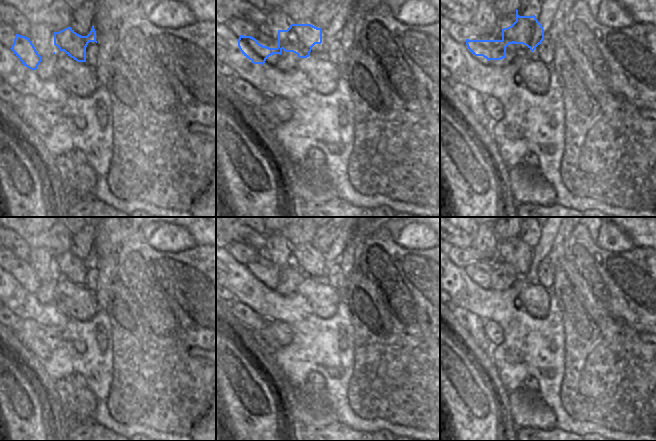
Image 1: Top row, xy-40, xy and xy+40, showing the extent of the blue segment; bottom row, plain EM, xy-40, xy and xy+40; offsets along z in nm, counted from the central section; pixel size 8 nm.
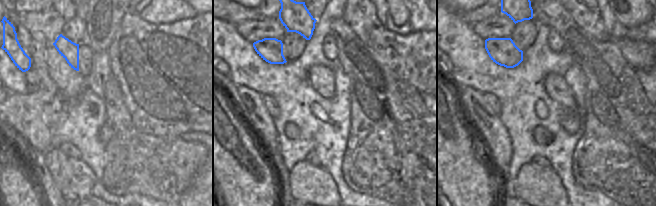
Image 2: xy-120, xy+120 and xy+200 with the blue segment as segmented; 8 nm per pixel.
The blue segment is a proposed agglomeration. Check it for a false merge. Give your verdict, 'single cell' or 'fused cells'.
fused cells

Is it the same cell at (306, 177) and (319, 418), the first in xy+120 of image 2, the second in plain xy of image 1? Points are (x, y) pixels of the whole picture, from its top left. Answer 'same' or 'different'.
same

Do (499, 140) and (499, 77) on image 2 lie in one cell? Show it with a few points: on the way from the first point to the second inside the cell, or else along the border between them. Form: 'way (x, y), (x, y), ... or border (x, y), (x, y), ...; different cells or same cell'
border (498, 114), (510, 137); different cells

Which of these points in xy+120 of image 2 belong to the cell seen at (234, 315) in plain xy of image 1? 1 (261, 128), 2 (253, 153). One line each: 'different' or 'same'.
1: same
2: different

